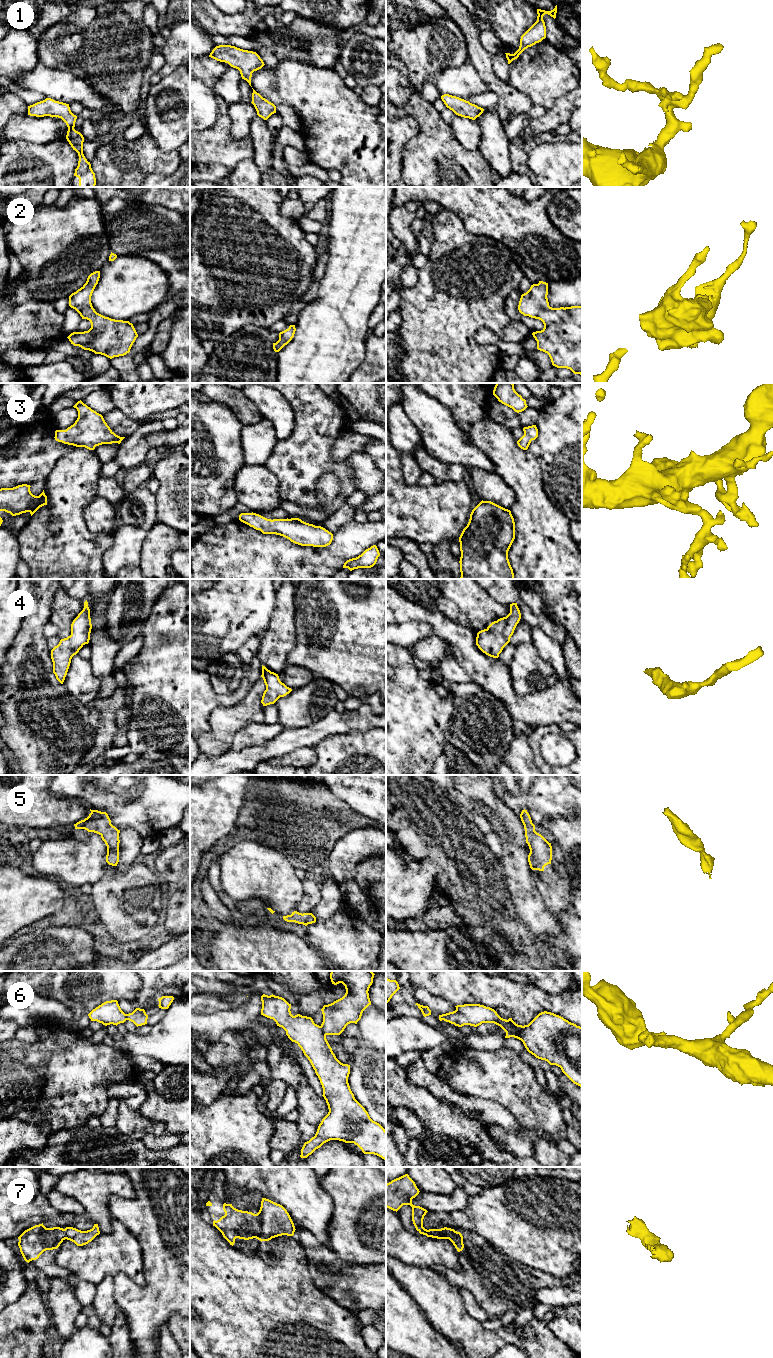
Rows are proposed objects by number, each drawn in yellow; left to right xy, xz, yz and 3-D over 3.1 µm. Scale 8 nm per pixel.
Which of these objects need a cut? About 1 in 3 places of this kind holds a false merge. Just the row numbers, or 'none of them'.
6, 7

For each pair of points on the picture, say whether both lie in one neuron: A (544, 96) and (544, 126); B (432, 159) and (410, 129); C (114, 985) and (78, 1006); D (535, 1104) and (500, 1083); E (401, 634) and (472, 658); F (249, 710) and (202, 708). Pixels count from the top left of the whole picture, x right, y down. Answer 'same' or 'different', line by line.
A: different
B: different
C: same
D: same
E: different
F: different

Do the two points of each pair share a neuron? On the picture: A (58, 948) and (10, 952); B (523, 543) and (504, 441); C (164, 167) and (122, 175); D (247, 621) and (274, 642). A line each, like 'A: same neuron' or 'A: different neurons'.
A: same neuron
B: same neuron
C: same neuron
D: different neurons

